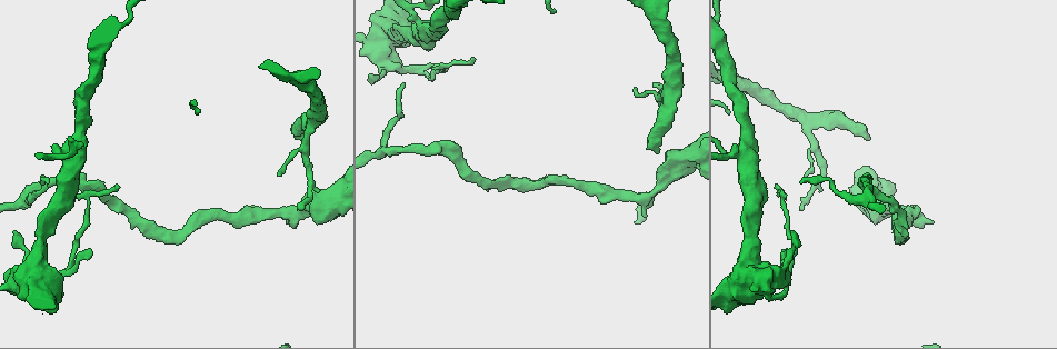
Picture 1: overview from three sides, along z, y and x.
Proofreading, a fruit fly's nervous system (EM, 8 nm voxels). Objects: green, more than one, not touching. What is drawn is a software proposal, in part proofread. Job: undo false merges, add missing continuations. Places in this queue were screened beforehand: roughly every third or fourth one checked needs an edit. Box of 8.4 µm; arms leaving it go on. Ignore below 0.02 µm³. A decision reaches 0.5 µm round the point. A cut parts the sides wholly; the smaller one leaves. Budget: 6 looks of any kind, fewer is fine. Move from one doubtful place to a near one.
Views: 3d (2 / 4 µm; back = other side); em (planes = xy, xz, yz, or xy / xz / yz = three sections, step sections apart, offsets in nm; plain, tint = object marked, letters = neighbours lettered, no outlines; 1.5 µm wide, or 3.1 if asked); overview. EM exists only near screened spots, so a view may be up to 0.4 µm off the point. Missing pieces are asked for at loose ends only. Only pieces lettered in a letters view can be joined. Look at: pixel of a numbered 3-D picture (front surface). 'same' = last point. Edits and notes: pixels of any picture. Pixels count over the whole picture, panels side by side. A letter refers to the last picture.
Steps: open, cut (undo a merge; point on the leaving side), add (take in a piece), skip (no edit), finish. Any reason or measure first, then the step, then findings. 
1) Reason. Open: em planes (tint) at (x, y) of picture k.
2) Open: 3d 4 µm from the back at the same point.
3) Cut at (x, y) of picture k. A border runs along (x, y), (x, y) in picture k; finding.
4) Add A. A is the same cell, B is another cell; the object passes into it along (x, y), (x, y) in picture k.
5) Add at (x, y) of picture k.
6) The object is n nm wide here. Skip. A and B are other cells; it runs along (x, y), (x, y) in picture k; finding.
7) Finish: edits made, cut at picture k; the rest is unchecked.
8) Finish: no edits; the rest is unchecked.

Tapers out. Open: em planes (letters) at (473, 60) of picture 1.

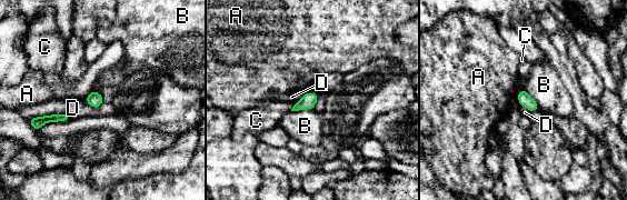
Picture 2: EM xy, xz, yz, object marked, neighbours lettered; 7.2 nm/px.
The object is 90 nm wide here. Skip. A, B, C and D are other cells; a border runs along (68, 117), (43, 114), (29, 120) in picture 2; none of them fits.

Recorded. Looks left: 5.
Abrupt turn. Open: 3d 2 µm at (739, 156) of picture 1.

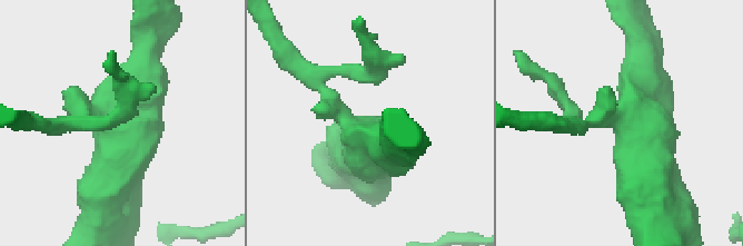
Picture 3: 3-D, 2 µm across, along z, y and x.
4 arms meet here; now the EM. Open: em xy step 4 (letters) at (352, 122) of picture 3.

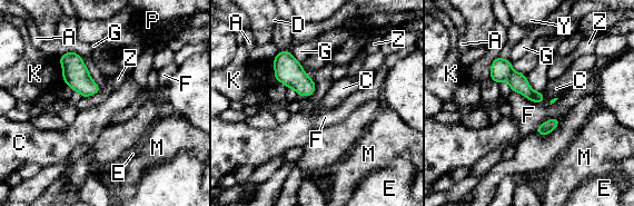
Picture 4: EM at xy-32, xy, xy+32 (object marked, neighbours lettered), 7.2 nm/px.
Skip. A, C, D, E, F, G, K, M, P, Y and Z are other cells; it runs along (498, 60), (532, 96), (541, 98) in picture 4; one neuron here.

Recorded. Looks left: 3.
Abrupt turn. Open: 3d 2 µm at (382, 152) of picture 1.

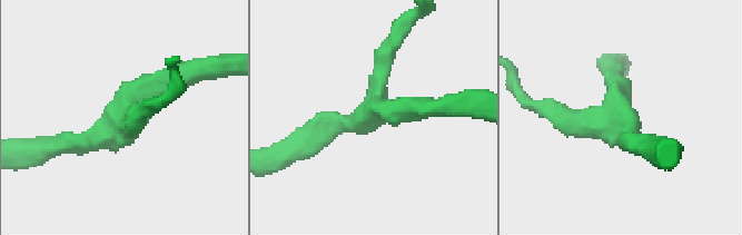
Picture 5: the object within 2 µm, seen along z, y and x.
Shape alone is not enough. Open: em xy step 4 (letters) at (130, 111) of picture 5.

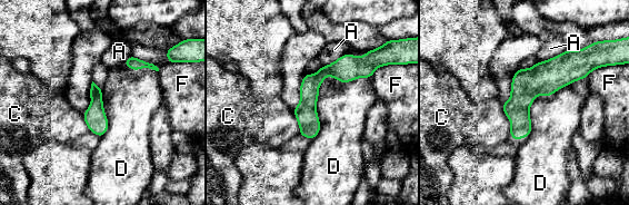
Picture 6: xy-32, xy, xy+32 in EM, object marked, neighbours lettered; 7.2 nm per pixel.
Skip. A, C, D and F are other cells; all the same neuron.

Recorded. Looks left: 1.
Finish: no edits; the rest is unchecked.

